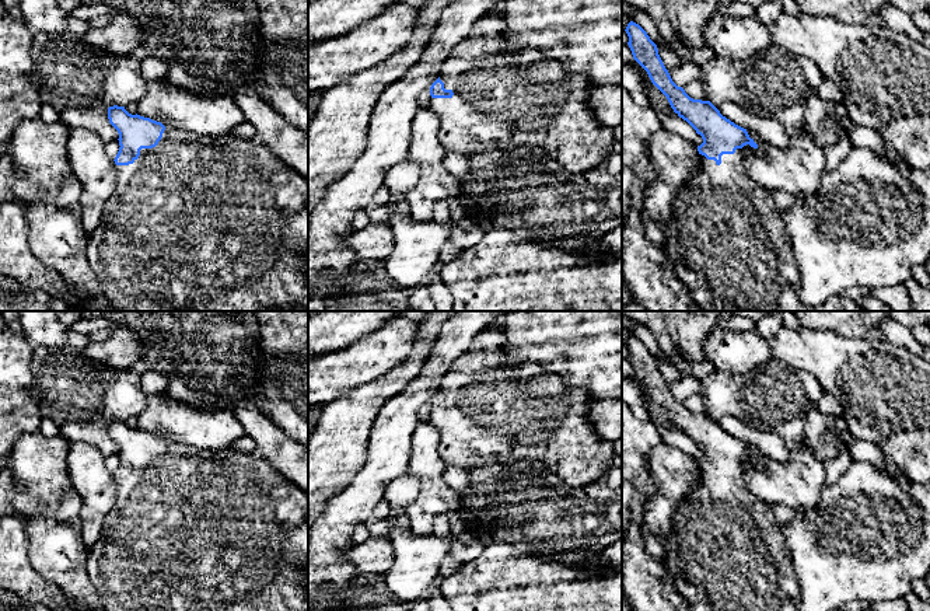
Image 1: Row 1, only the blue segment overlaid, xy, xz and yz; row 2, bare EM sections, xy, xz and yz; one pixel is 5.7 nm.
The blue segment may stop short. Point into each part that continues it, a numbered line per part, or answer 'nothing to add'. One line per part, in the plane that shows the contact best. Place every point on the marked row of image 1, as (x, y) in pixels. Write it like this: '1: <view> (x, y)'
1: xy (198, 223)

